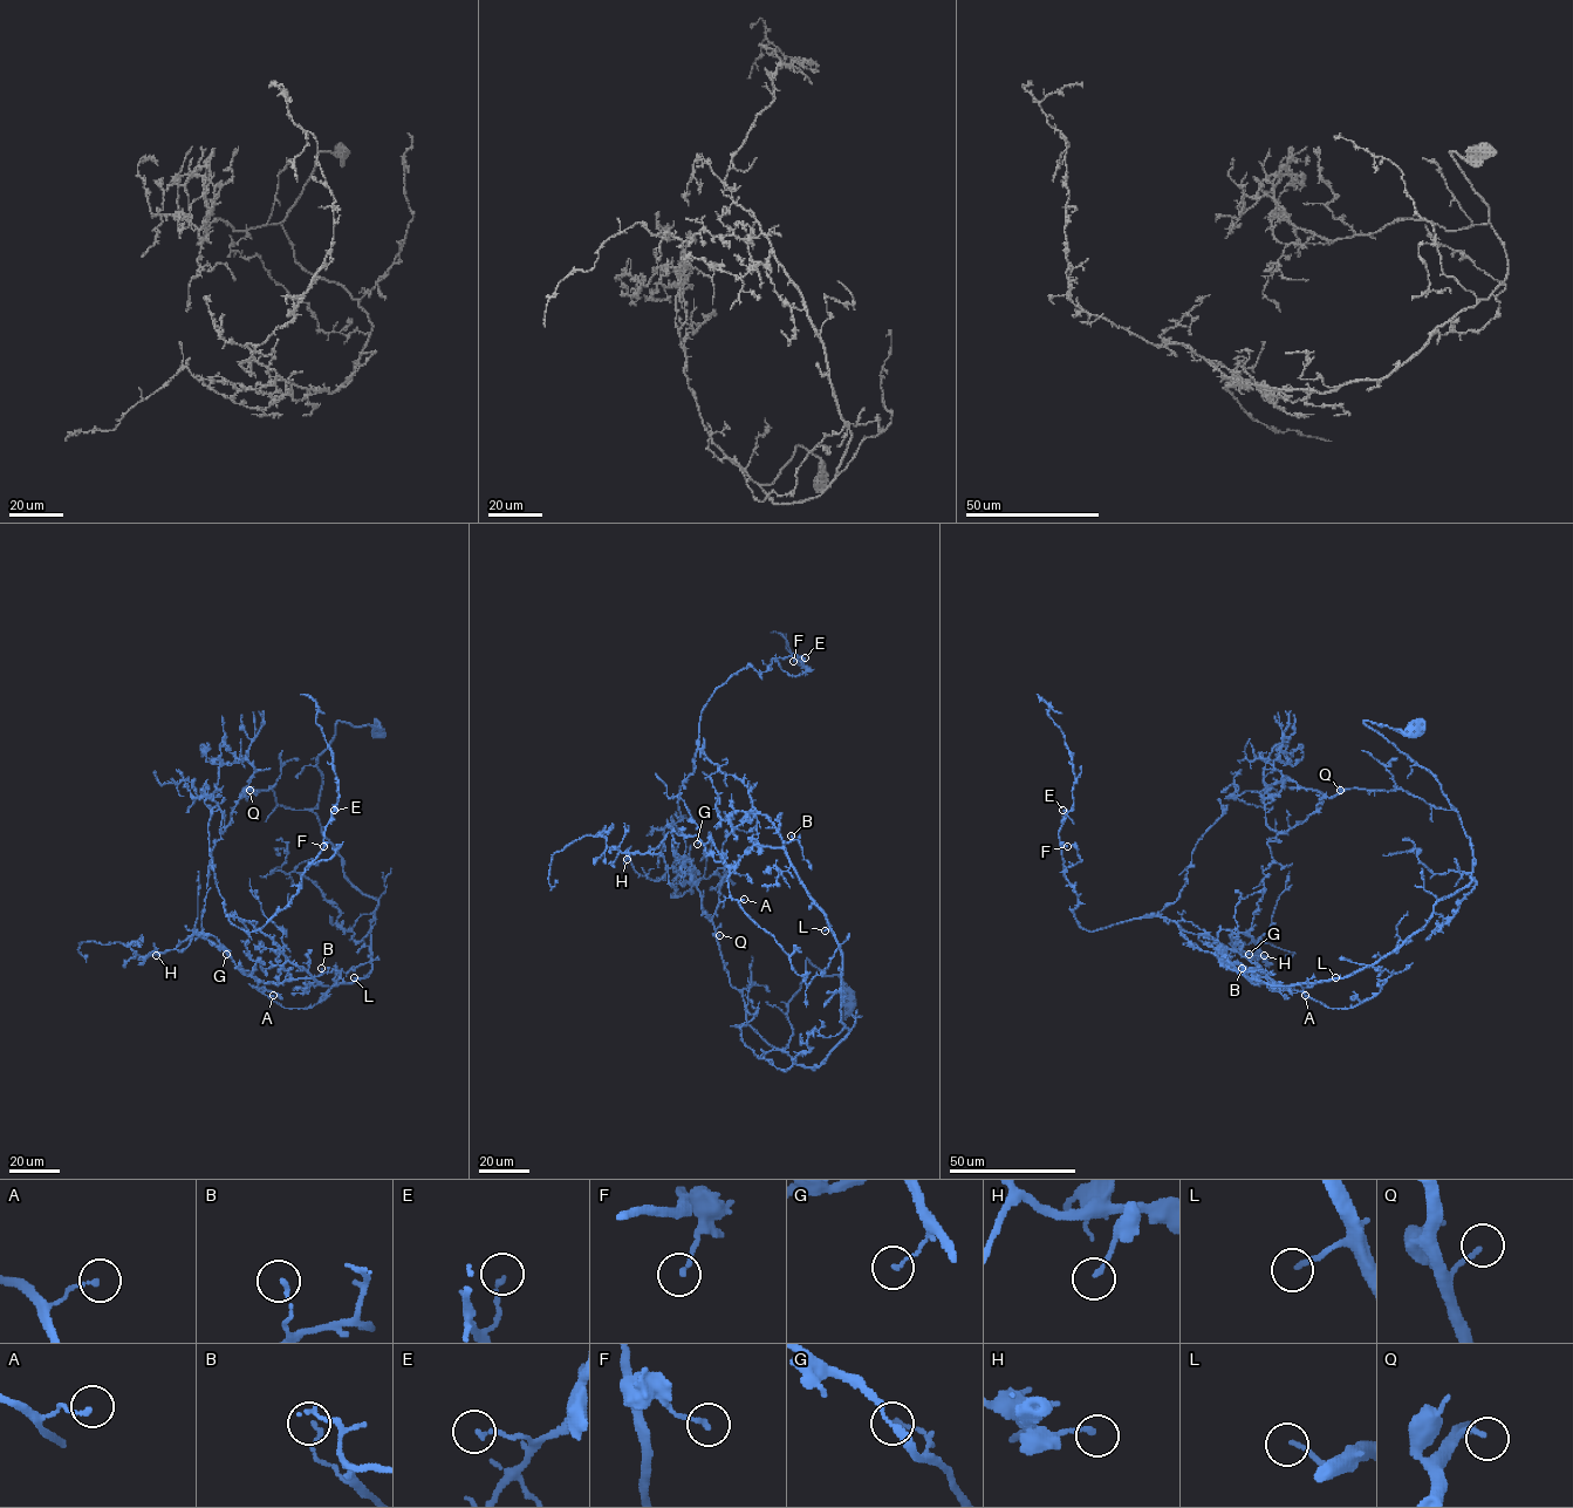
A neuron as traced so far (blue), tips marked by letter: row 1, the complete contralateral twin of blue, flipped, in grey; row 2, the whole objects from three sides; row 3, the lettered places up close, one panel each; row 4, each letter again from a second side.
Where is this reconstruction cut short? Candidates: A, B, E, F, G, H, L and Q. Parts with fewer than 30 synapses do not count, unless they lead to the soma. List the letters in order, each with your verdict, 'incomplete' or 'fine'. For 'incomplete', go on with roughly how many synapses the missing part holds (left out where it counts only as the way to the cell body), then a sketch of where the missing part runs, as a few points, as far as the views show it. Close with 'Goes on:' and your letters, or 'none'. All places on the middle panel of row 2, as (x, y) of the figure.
A: fine
B: fine
E: fine
F: fine
G: fine
H: fine
L: incomplete; about 30 synapses; missing branch runs (825, 930), (812, 937), (797, 919)
Q: fine
Goes on: L

